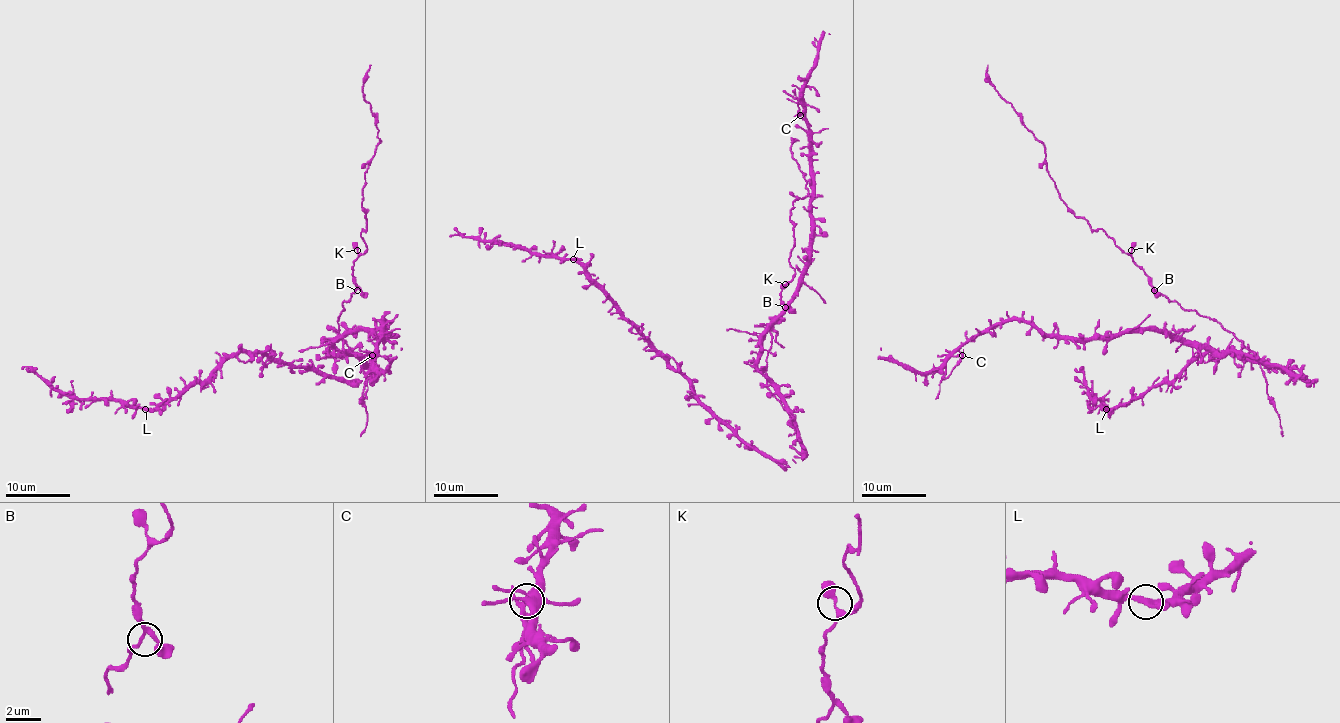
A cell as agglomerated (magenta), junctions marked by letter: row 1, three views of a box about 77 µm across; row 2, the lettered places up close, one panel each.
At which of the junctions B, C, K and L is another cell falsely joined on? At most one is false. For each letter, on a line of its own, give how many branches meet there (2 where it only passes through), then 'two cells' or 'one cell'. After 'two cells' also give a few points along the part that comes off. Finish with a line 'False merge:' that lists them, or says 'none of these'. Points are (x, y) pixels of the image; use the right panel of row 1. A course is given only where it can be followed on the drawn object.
B: branches 3; one cell
C: branches 3; two cells; course (963, 355), (940, 383), (935, 399)
K: branches 3; one cell
L: branches 3; one cell
False merge: C

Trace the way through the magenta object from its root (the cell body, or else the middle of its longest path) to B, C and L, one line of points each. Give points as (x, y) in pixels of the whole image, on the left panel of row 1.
B: (373, 373), (339, 334), (337, 321), (344, 310), (342, 303), (357, 290)
C: (373, 373), (355, 355), (329, 349), (357, 329), (383, 339), (384, 320), (371, 355)
L: (373, 373), (365, 381), (347, 383), (290, 368), (259, 352), (238, 350), (204, 381), (145, 409)

